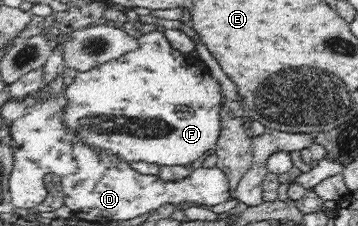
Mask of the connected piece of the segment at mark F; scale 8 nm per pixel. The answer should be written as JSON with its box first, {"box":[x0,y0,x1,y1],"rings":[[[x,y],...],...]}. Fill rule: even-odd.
{"box":[62,31,225,166],"rings":[[[154,31],[147,32],[137,38],[138,48],[132,52],[127,52],[116,58],[116,60],[109,60],[104,64],[98,65],[88,72],[78,72],[73,78],[73,82],[67,86],[64,97],[66,97],[66,106],[64,106],[64,114],[62,114],[65,128],[74,134],[79,140],[86,142],[89,146],[96,146],[102,148],[115,156],[118,156],[124,162],[148,162],[148,164],[158,164],[162,166],[185,166],[190,165],[205,152],[210,149],[215,149],[217,141],[221,132],[221,118],[220,112],[222,110],[225,98],[222,96],[222,88],[218,80],[214,79],[206,70],[190,64],[188,60],[184,62],[184,53],[170,45],[170,41],[166,39],[163,32]]]}

